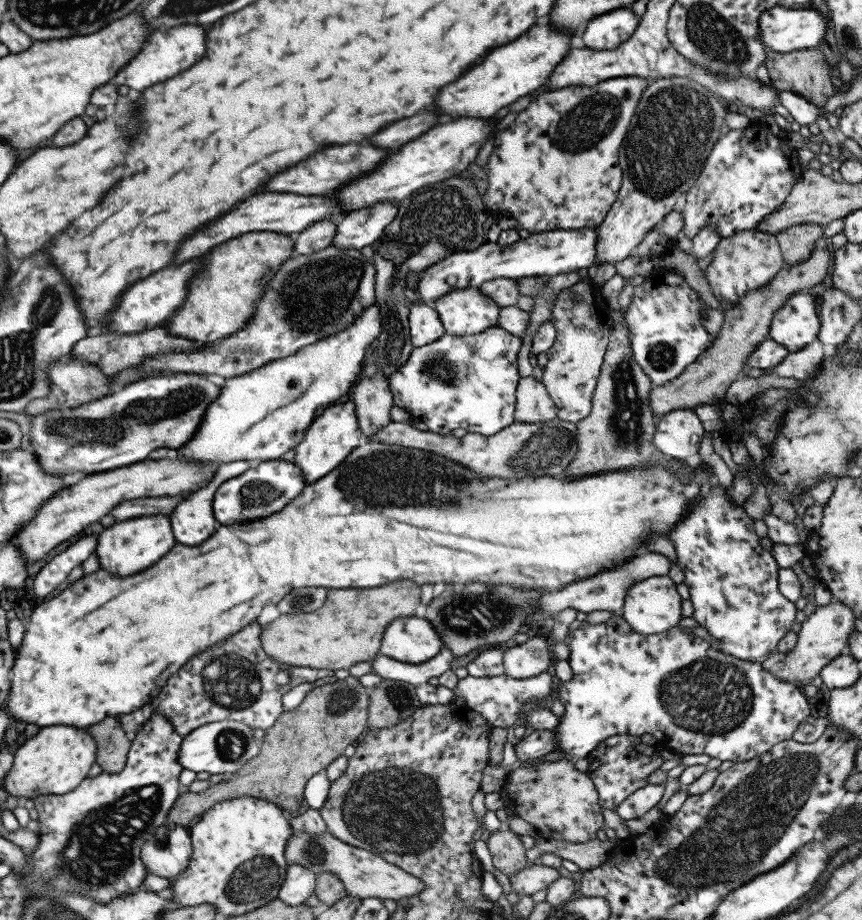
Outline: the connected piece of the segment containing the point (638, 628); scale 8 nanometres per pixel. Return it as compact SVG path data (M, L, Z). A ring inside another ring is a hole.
M651 576L634 583L626 593L622 614L634 632L656 635L668 632L682 620L682 598L676 591L676 583L668 576Z

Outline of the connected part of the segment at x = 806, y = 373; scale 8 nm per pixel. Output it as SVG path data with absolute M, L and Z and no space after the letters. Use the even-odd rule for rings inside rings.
M817 338L804 348L789 353L789 355L776 366L776 372L778 372L782 378L796 378L798 380L815 378L819 370L821 370L822 360L824 360L822 345L819 338Z

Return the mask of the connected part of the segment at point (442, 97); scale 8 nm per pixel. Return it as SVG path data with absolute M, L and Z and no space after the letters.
M550 23L533 26L510 44L496 48L486 57L484 64L472 68L466 76L446 86L444 92L438 94L438 112L448 114L450 120L458 117L487 119L493 117L500 108L516 102L520 96L529 95L547 84L552 71L571 51L570 39L574 34L561 31Z

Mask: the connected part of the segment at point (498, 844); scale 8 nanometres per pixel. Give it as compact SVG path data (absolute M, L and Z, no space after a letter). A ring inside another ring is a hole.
M508 827L493 831L487 840L487 846L496 870L506 876L517 874L529 864L520 837Z

